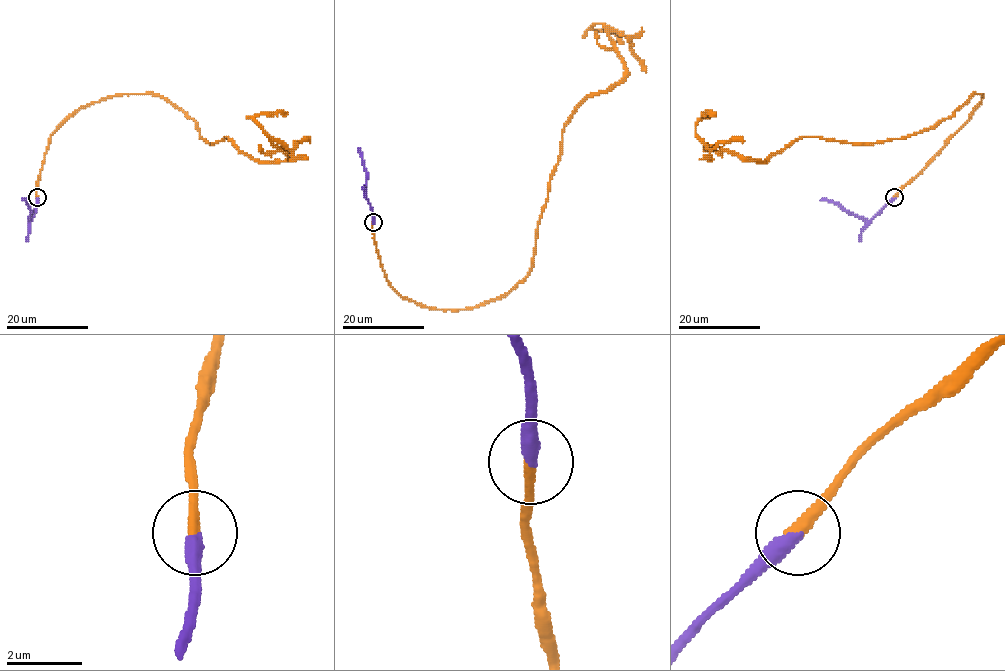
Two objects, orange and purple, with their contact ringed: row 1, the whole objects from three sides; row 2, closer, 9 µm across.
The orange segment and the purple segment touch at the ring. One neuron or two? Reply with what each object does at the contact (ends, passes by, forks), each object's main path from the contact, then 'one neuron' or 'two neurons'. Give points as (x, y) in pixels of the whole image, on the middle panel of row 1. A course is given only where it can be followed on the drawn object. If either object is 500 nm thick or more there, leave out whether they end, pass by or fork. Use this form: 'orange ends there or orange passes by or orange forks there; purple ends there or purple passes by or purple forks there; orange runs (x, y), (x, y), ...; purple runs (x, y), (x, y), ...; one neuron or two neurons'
orange ends there; purple ends there; orange runs (373, 222), (403, 297), (502, 297), (533, 263), (565, 124), (625, 73), (590, 28), (622, 44); purple runs (373, 222), (373, 210), (364, 189), (366, 173), (358, 148); one neuron

